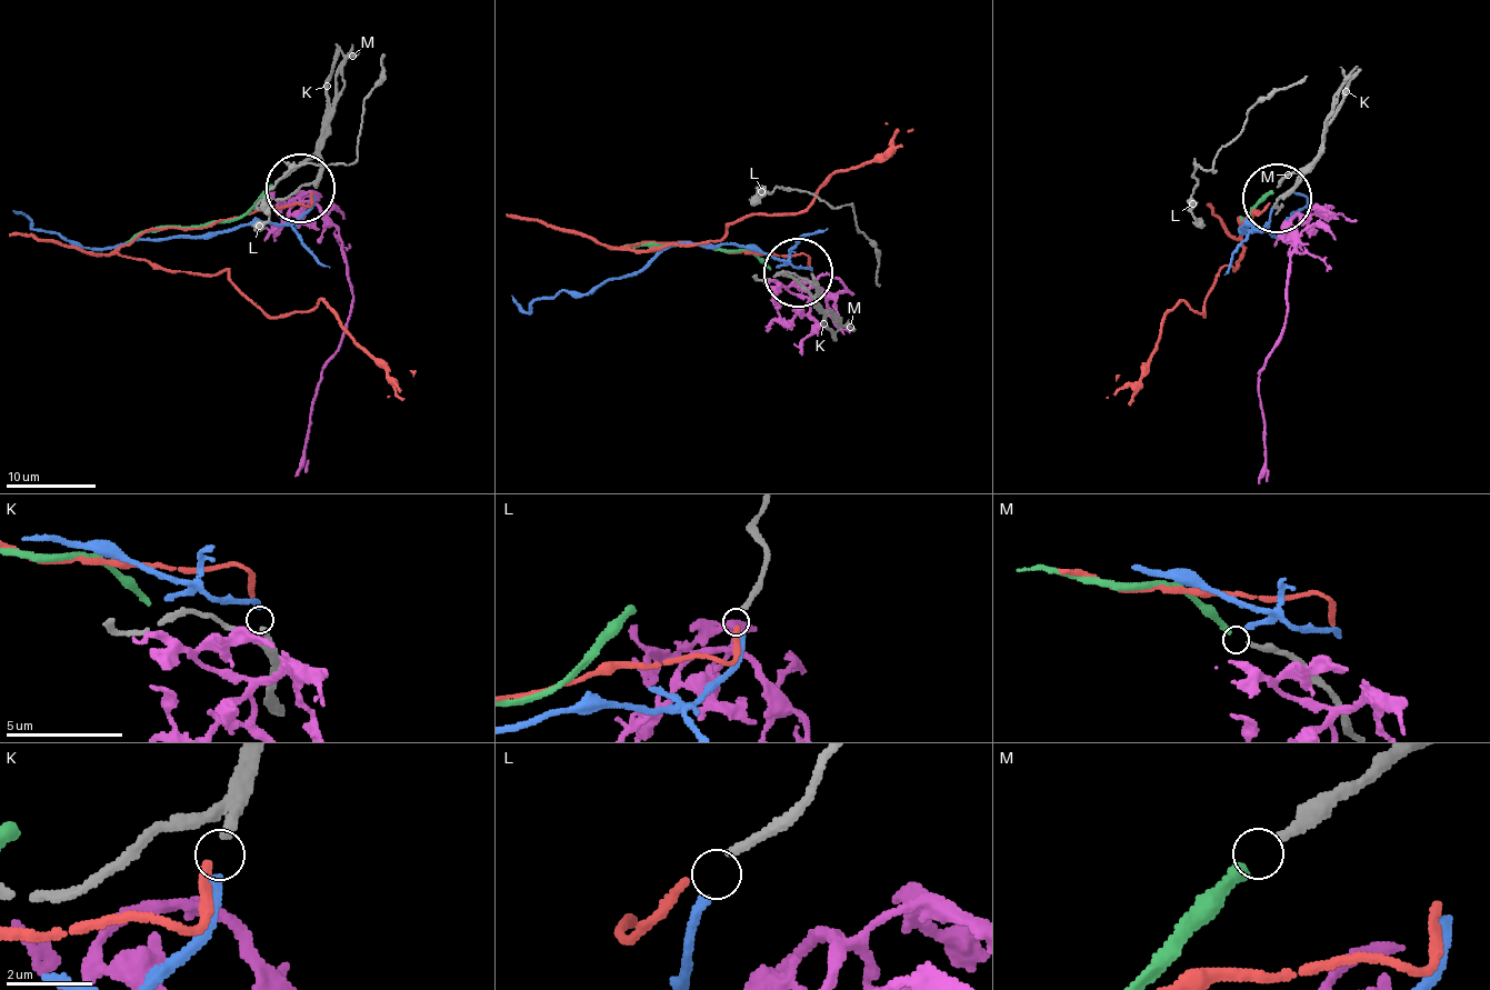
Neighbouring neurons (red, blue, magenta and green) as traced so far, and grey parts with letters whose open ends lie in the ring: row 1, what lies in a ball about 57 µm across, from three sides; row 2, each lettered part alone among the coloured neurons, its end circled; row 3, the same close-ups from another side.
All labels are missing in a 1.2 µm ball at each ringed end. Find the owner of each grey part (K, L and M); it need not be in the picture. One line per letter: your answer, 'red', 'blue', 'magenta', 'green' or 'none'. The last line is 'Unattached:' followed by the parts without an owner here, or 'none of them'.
K: blue
L: red
M: green
Unattached: none of them

